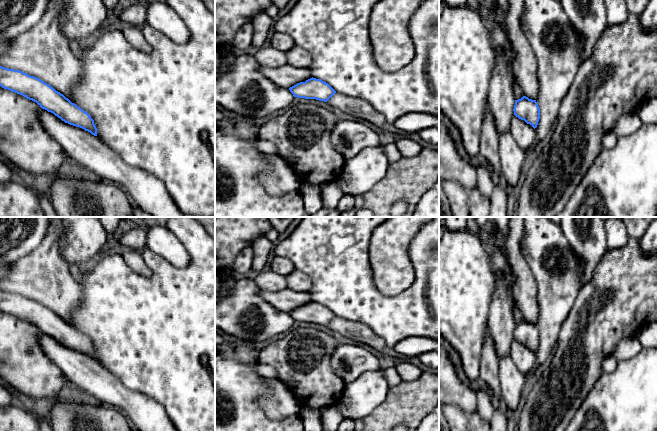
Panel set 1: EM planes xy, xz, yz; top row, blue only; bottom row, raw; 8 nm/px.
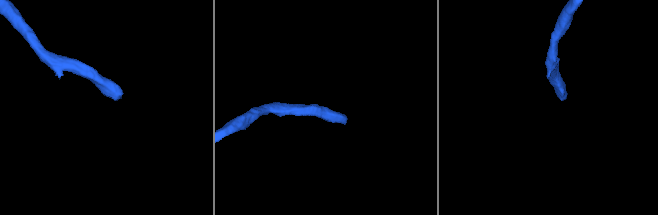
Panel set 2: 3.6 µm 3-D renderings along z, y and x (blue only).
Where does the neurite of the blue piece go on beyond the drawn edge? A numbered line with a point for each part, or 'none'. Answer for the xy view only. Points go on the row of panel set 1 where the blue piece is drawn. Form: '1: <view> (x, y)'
1: xy (148, 192)

